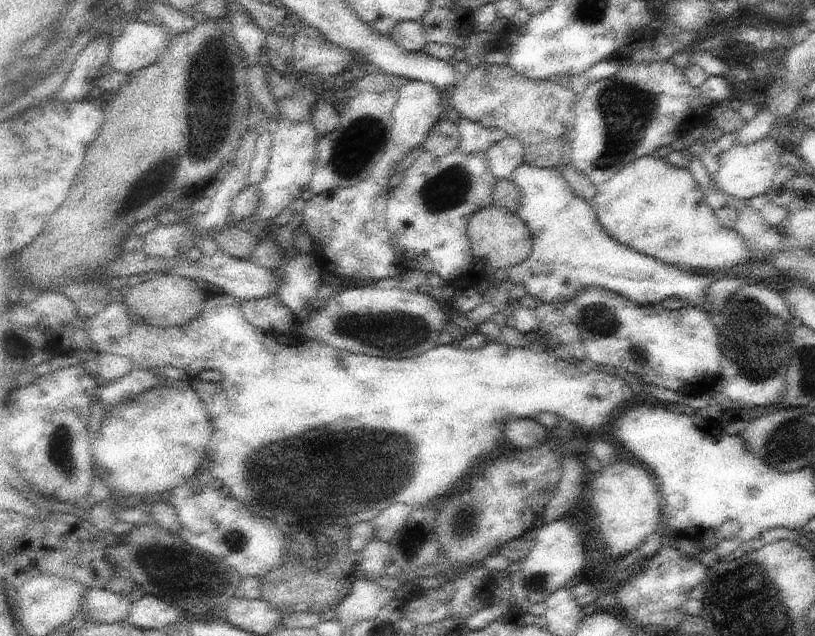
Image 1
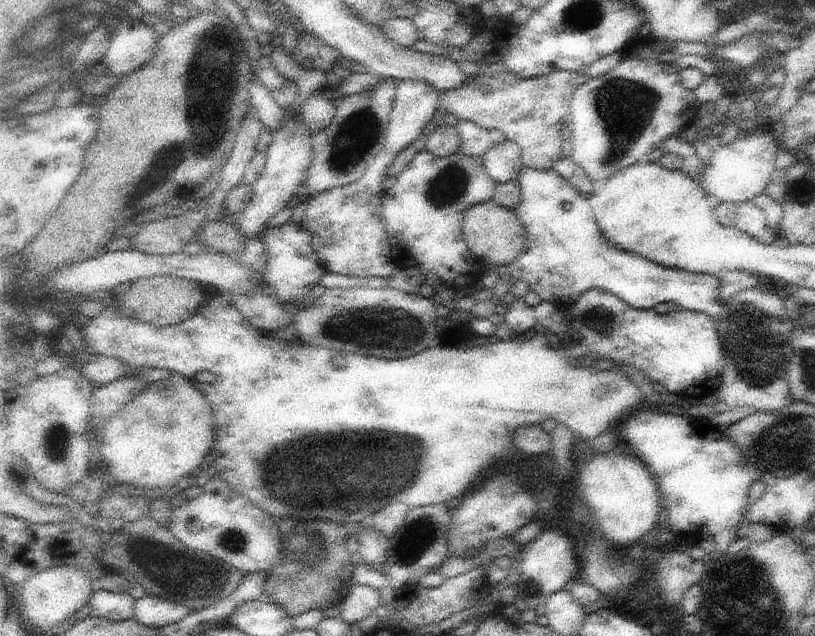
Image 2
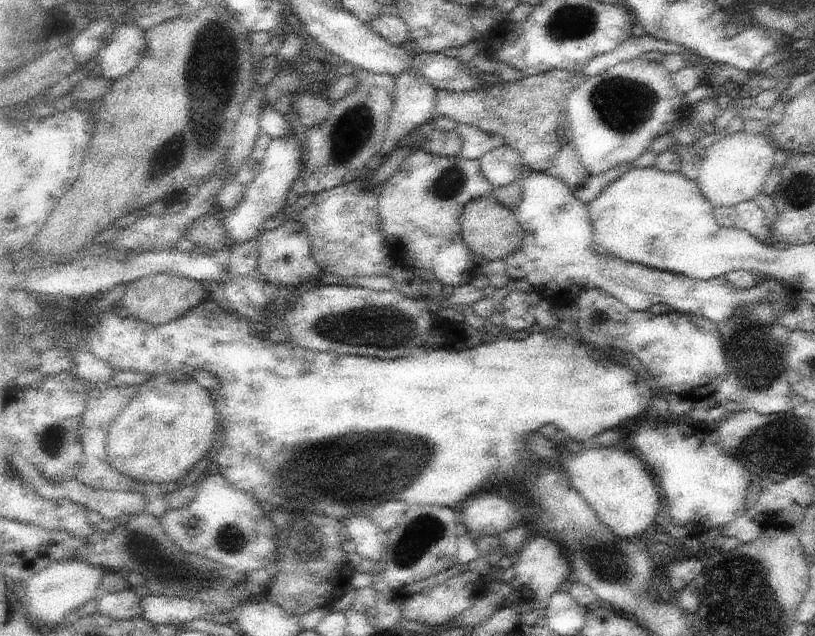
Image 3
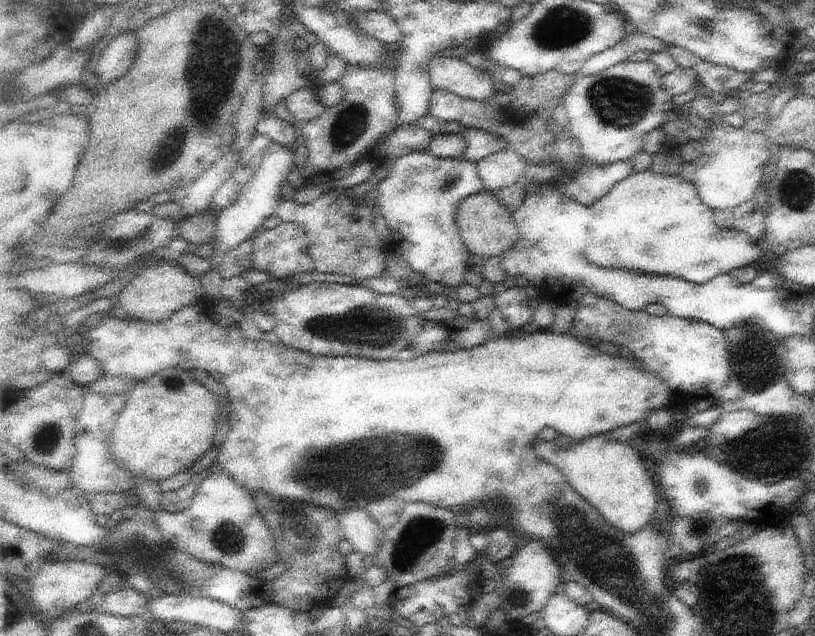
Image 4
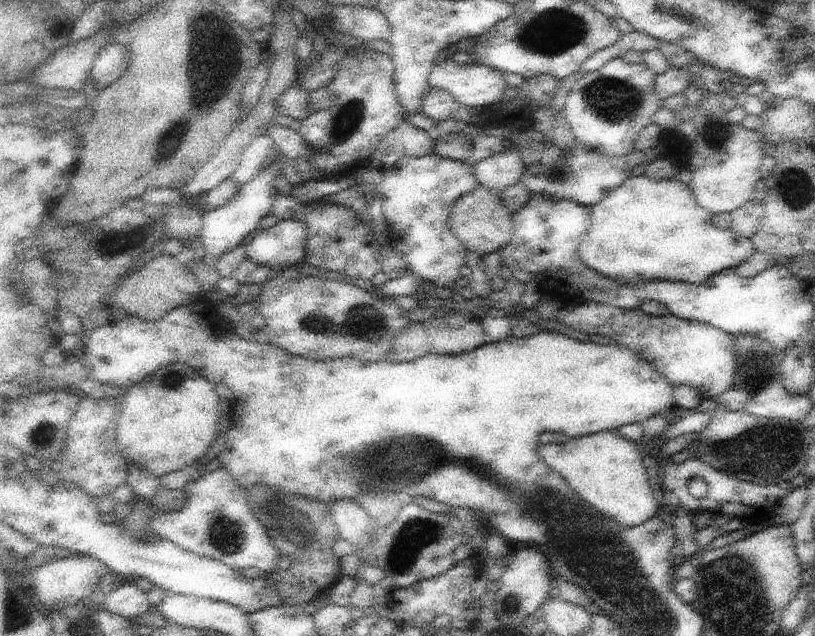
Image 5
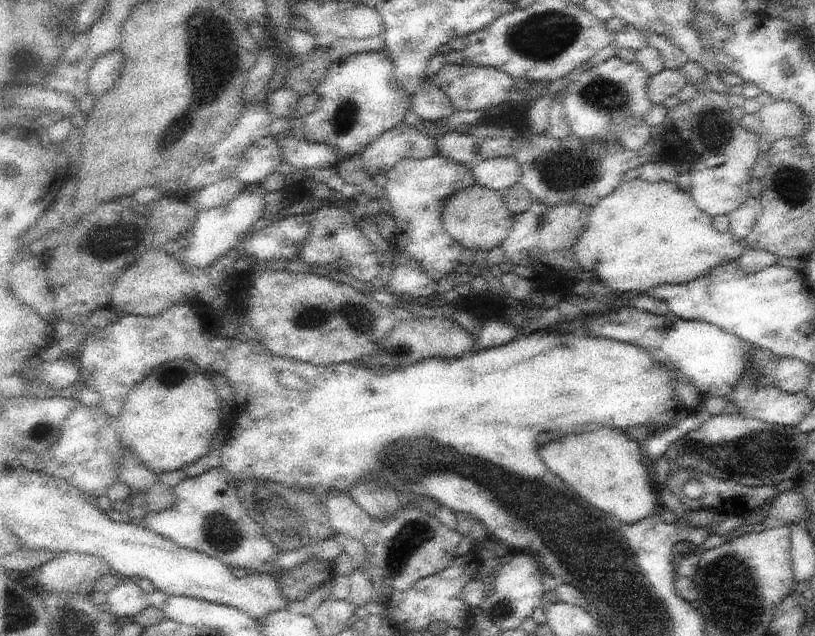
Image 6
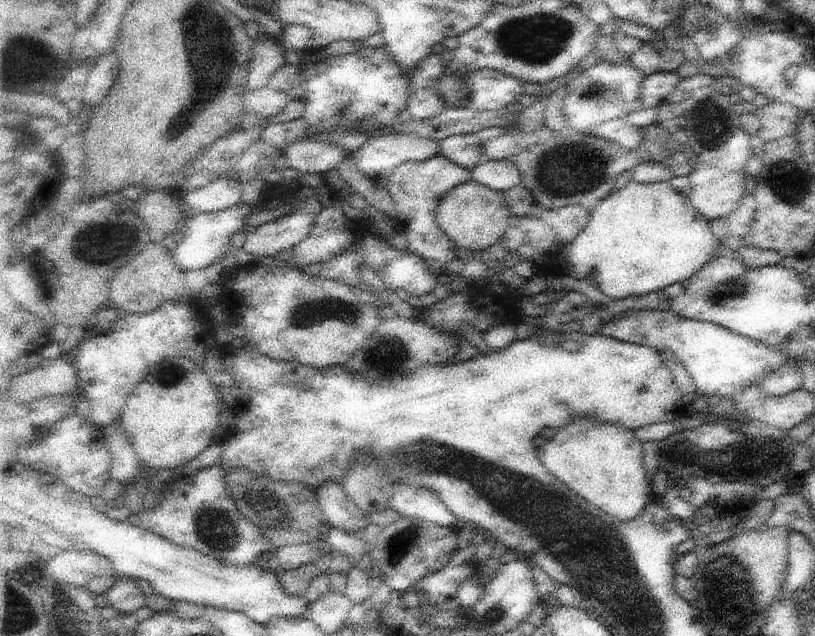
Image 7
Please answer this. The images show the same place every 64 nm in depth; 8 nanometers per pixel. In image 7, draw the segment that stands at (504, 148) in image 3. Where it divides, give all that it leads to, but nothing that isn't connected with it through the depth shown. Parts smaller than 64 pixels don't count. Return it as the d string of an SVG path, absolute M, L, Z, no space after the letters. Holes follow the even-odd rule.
M484 159L471 171L474 181L501 193L513 189L522 182L518 165L506 159Z

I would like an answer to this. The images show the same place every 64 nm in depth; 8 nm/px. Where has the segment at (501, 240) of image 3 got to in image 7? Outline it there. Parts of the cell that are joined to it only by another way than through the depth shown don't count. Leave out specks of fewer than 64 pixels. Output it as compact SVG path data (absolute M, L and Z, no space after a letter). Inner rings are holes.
M472 180L455 186L440 199L436 218L441 229L458 248L464 247L471 253L478 252L484 255L492 244L505 237L511 221L511 212L503 193Z

